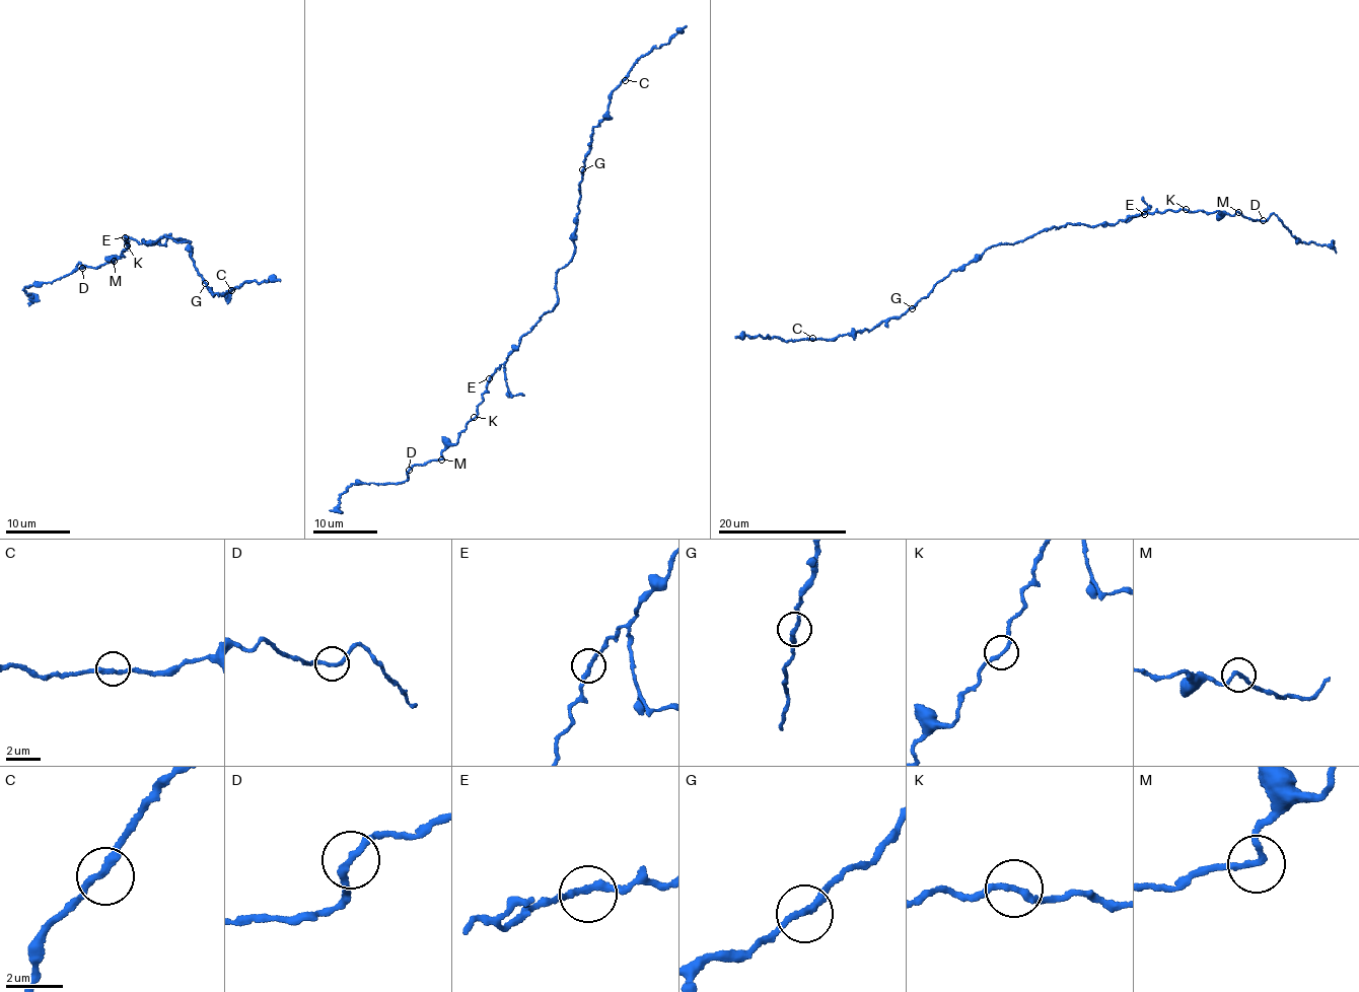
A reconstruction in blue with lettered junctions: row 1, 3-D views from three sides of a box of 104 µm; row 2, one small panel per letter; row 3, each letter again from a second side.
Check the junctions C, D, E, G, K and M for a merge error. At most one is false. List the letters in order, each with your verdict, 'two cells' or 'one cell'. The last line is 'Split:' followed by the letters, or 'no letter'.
C: one cell
D: two cells
E: one cell
G: one cell
K: one cell
M: one cell
Split: D

